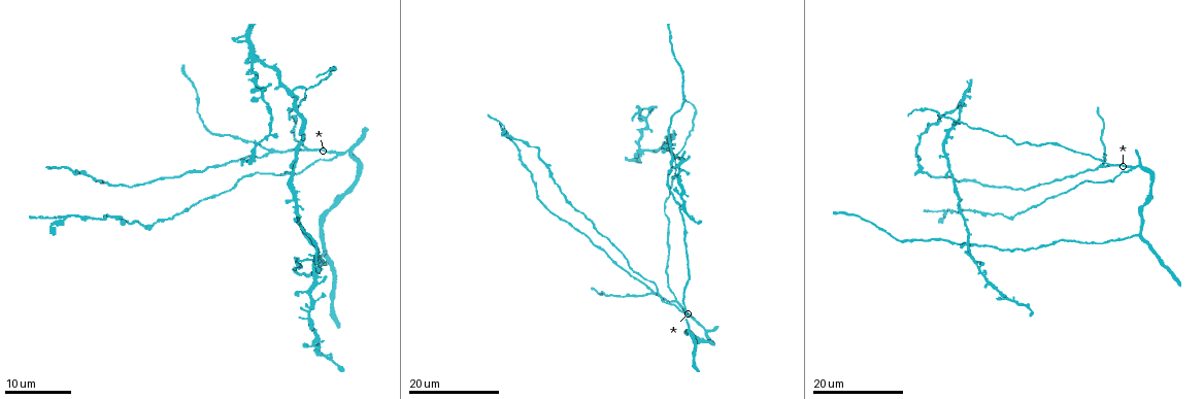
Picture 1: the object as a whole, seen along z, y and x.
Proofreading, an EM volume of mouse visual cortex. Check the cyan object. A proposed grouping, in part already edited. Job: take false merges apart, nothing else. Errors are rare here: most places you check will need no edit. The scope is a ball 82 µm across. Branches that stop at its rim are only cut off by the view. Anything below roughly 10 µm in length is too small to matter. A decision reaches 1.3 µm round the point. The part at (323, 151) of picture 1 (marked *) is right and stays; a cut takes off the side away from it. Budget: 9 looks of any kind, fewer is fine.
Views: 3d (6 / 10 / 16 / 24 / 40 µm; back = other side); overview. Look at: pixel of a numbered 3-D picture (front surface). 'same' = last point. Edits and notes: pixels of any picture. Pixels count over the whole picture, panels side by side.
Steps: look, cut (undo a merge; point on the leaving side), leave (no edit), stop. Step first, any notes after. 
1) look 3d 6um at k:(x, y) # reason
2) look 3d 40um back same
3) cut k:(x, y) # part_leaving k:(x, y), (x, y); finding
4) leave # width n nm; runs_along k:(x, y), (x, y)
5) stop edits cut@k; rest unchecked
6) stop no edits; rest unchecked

look 3d 16um at 1:(649, 292) # three-way junction

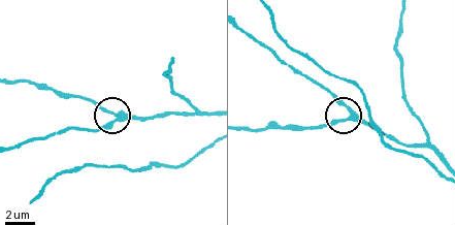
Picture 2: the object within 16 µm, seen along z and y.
look 3d 6um at 2:(351, 115) # zoom in

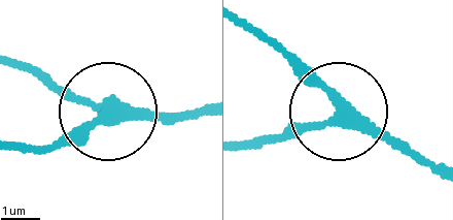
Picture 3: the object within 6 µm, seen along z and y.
leave # side_arm 23 um; runs_along 3:(199, 107), (120, 111), (61, 95), (25, 71); all the same neuron

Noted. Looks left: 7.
look 3d 24um at 1:(337, 155) # three-way junction

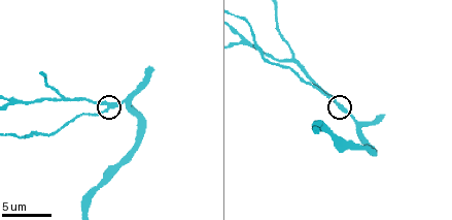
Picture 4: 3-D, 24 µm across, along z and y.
look 3d 10um at 4:(343, 107) # zoom in

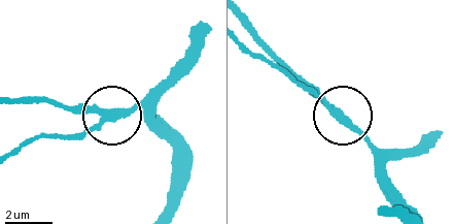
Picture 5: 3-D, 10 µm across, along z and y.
look 3d 10um back at 5:(337, 118)

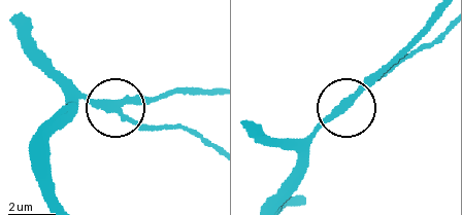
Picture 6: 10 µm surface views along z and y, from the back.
leave # runs_along 6:(165, 96), (132, 96), (118, 106), (138, 121), (160, 126); all the same neuron

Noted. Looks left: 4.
look 3d 10um at 4:(292, 56) # three arms meet

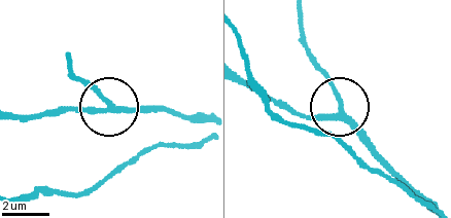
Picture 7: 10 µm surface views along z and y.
leave # runs_along 7:(170, 114), (158, 108), (49, 108); all the same neuron

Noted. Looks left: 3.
look 3d 16um at 1:(102, 220) # sudden change in width

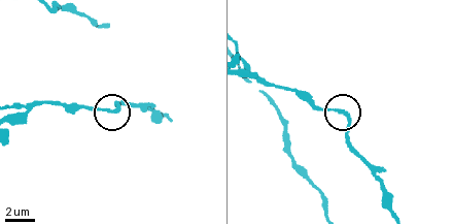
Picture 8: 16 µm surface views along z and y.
look 3d 6um at 8:(113, 109)

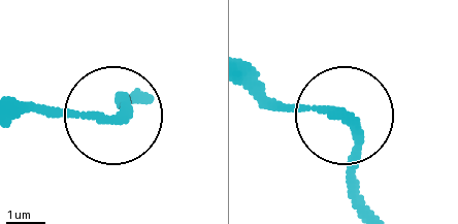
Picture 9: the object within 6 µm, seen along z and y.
leave # one neuron here

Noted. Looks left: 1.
stop no edits; rest unchecked

